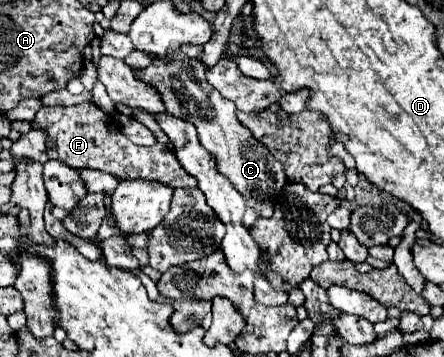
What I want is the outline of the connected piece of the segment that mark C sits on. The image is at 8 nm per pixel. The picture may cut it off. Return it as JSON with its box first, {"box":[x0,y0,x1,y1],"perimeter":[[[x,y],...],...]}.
{"box":[136,59,286,217],"perimeter":[[[188,59],[172,61],[166,65],[150,65],[136,71],[136,75],[140,81],[148,81],[148,85],[158,89],[168,113],[190,121],[196,127],[198,141],[214,155],[218,171],[230,179],[230,183],[244,195],[244,199],[248,199],[248,207],[256,209],[262,217],[270,217],[274,201],[286,185],[284,169],[274,159],[274,155],[260,141],[256,141],[244,125],[240,125],[236,119],[236,105],[232,105],[228,99],[222,99],[220,93],[208,85],[206,71],[208,67],[202,61]]]}

